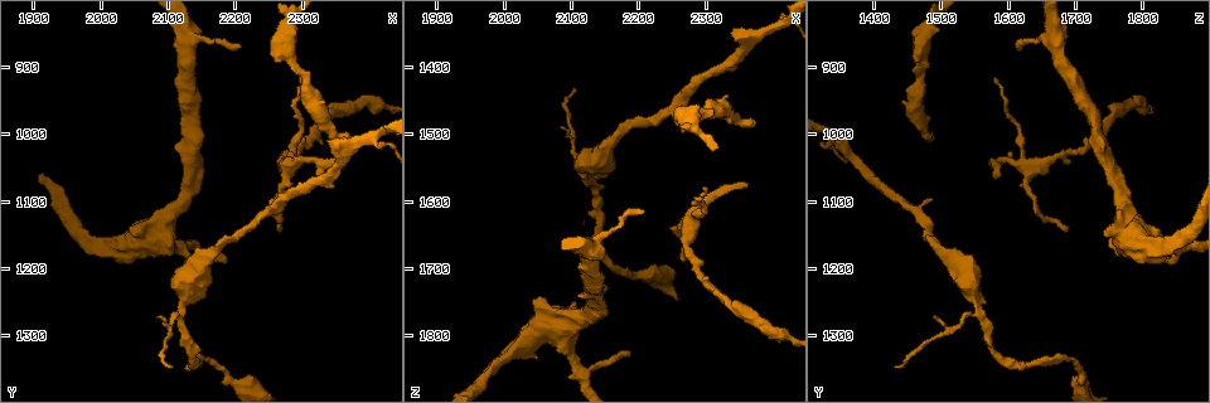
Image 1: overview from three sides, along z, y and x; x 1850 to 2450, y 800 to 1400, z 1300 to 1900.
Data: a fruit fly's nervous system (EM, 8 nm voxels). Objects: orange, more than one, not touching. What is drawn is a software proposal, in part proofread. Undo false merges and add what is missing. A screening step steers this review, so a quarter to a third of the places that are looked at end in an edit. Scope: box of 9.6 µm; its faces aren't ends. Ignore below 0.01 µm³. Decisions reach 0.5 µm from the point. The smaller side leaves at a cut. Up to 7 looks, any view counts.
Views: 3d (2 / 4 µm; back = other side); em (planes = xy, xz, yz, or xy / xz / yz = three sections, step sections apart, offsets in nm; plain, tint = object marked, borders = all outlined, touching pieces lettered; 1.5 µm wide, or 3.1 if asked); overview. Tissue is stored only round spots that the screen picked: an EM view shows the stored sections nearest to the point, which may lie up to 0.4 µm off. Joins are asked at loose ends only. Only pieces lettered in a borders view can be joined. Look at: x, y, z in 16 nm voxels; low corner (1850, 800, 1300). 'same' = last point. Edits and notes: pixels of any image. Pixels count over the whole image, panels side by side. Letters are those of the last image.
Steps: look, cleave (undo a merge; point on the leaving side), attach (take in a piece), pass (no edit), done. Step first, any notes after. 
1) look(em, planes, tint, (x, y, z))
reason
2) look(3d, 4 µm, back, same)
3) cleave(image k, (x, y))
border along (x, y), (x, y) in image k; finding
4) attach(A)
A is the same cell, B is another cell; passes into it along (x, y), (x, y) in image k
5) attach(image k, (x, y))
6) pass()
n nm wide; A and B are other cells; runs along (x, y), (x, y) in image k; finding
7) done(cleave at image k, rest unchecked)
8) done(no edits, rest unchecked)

look(3d, 2 µm, back, (2360, 1030, 1370))
arms part here

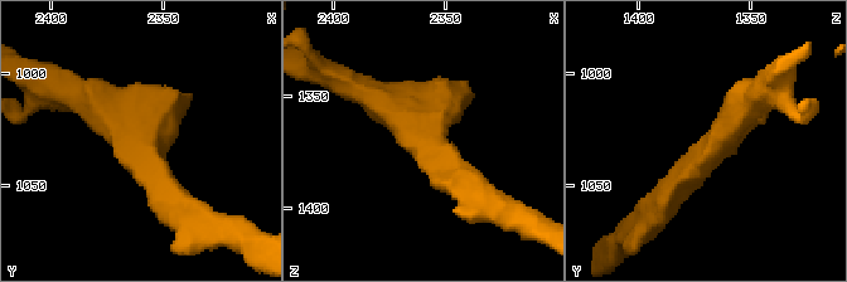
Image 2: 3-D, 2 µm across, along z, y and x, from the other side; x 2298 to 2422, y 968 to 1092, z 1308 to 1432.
look(em, planes, tint, (2362, 1033, 1367))

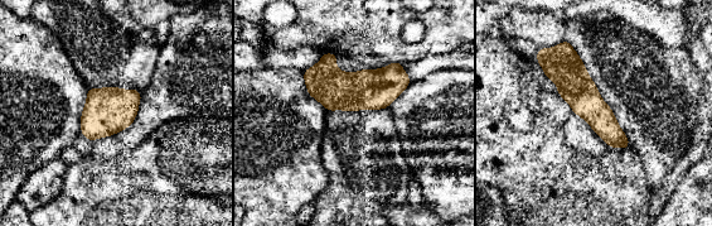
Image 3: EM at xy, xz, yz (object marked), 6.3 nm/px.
look(em, planes, borders, same)

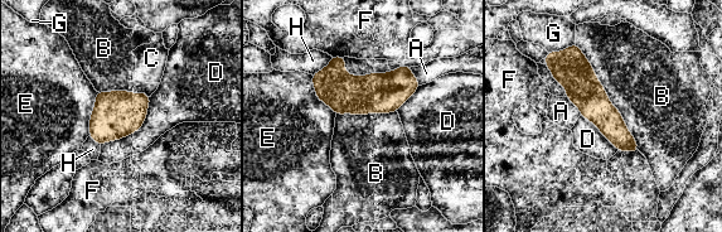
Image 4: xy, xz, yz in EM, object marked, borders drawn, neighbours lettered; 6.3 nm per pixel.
pass()
B touches over 800 nm; A, B, C, D, E, F, G and H are other cells; border along (151, 96), (134, 133), (101, 145) in image 4; one cell here

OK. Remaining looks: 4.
look(em, xz, step 4, tint, (2375, 1010, 1485))
an open end

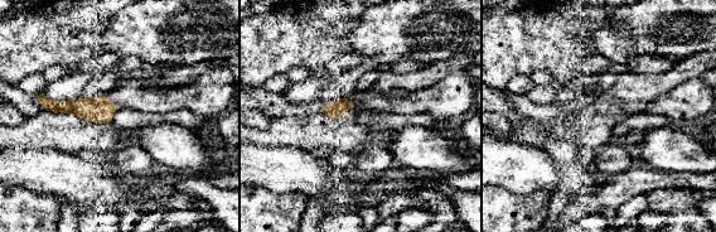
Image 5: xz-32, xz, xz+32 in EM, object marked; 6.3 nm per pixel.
look(em, planes, borders, same)
another direction

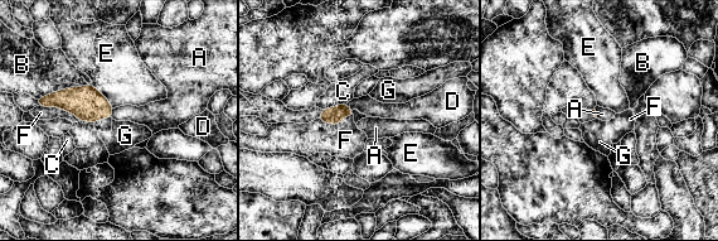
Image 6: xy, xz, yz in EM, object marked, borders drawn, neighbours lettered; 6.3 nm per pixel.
attach(D)
B touches over 320 nm; D is the same cell, A, B, C, E, F and G are other cells; it goes on there

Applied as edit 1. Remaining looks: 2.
look(em, planes, borders, (2110, 1345, 1435))
thin end

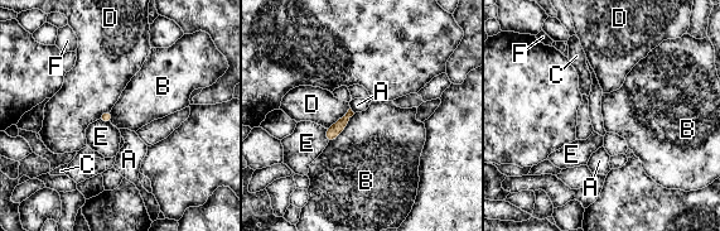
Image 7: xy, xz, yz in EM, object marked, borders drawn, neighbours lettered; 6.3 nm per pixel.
pass()
A, B, C, D, E and F are other cells; border along (354, 114), (346, 128), (328, 143) in image 7; none of them fits

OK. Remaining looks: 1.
done(attach at image 6, rest unchecked)

